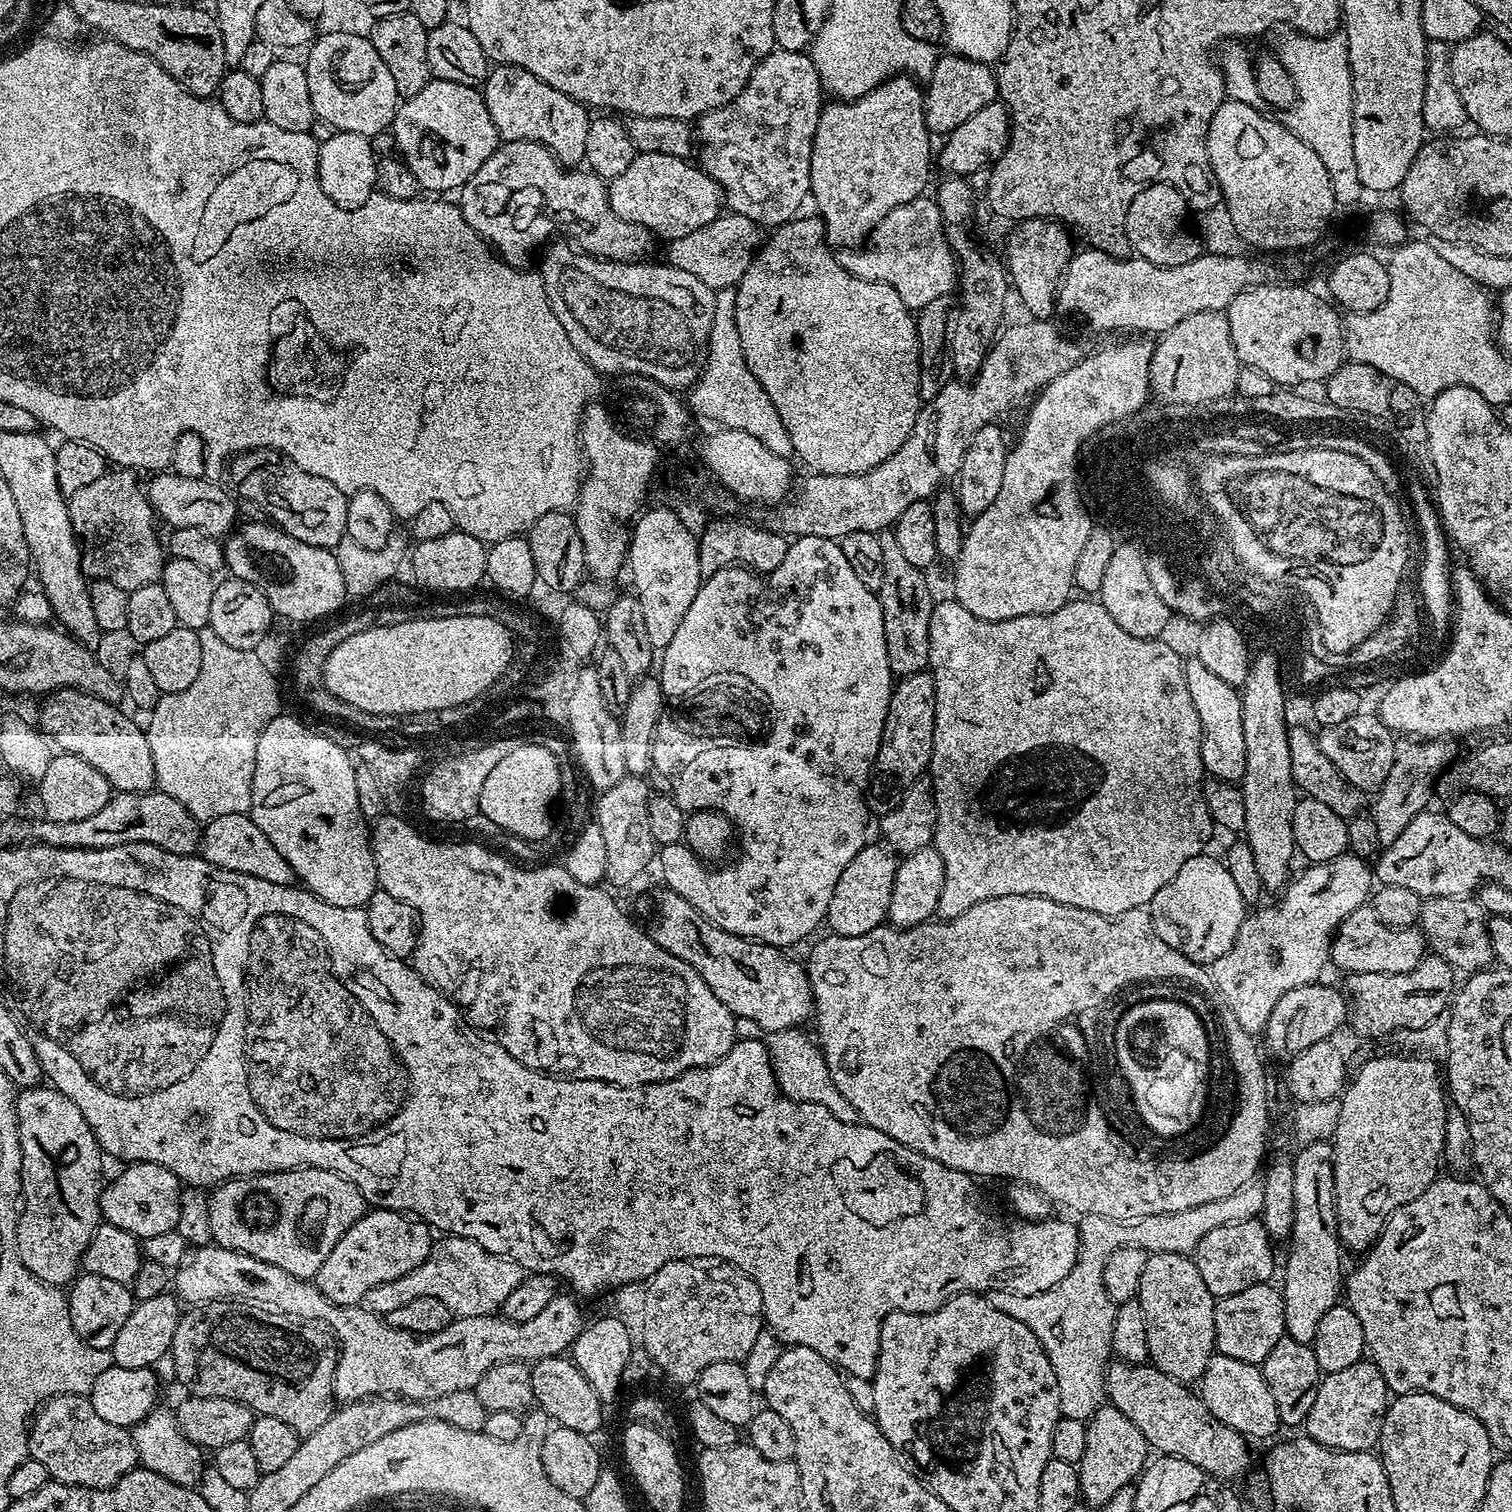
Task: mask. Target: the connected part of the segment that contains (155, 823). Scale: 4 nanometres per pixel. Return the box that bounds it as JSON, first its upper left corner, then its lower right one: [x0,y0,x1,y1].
[39,790,202,856]

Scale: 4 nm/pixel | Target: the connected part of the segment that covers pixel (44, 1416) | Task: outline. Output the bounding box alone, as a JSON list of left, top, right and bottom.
[28,1392,138,1488]

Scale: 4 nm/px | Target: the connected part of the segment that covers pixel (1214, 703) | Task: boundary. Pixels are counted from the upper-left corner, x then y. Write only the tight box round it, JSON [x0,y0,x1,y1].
[1184,658,1246,781]

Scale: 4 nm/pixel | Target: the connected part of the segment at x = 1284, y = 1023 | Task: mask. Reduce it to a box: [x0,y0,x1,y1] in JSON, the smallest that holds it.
[1262,982,1350,1062]

